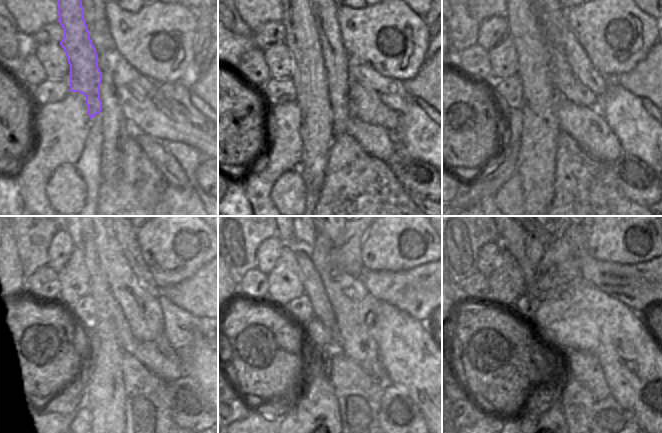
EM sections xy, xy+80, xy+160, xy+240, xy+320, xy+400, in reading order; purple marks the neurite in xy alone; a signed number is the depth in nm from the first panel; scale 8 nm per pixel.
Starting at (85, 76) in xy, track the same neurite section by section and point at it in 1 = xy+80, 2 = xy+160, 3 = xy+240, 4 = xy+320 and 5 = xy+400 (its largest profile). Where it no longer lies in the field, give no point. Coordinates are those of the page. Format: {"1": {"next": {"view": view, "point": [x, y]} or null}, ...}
{"1": {"next": {"view": "xy+80", "point": [302, 39]}}, "2": {"next": {"view": "xy+160", "point": [537, 155]}}, "3": {"next": {"view": "xy+240", "point": [99, 419]}}, "4": {"next": {"view": "xy+320", "point": [317, 413]}}, "5": {"next": {"view": "xy+400", "point": [552, 419]}}}

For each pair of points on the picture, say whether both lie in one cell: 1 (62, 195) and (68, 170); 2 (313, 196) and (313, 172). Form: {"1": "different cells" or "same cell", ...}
{"1": "same cell", "2": "different cells"}

